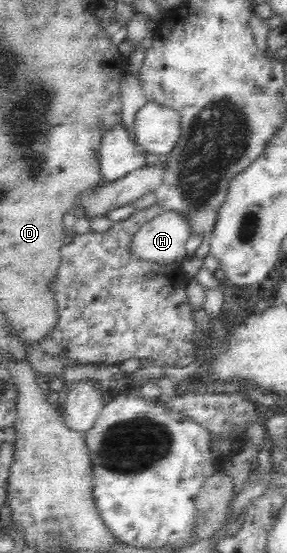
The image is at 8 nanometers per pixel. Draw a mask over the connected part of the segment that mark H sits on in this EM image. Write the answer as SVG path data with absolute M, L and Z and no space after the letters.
M163 211L137 229L129 241L128 254L151 263L186 266L185 243L191 236L188 226L178 213Z

